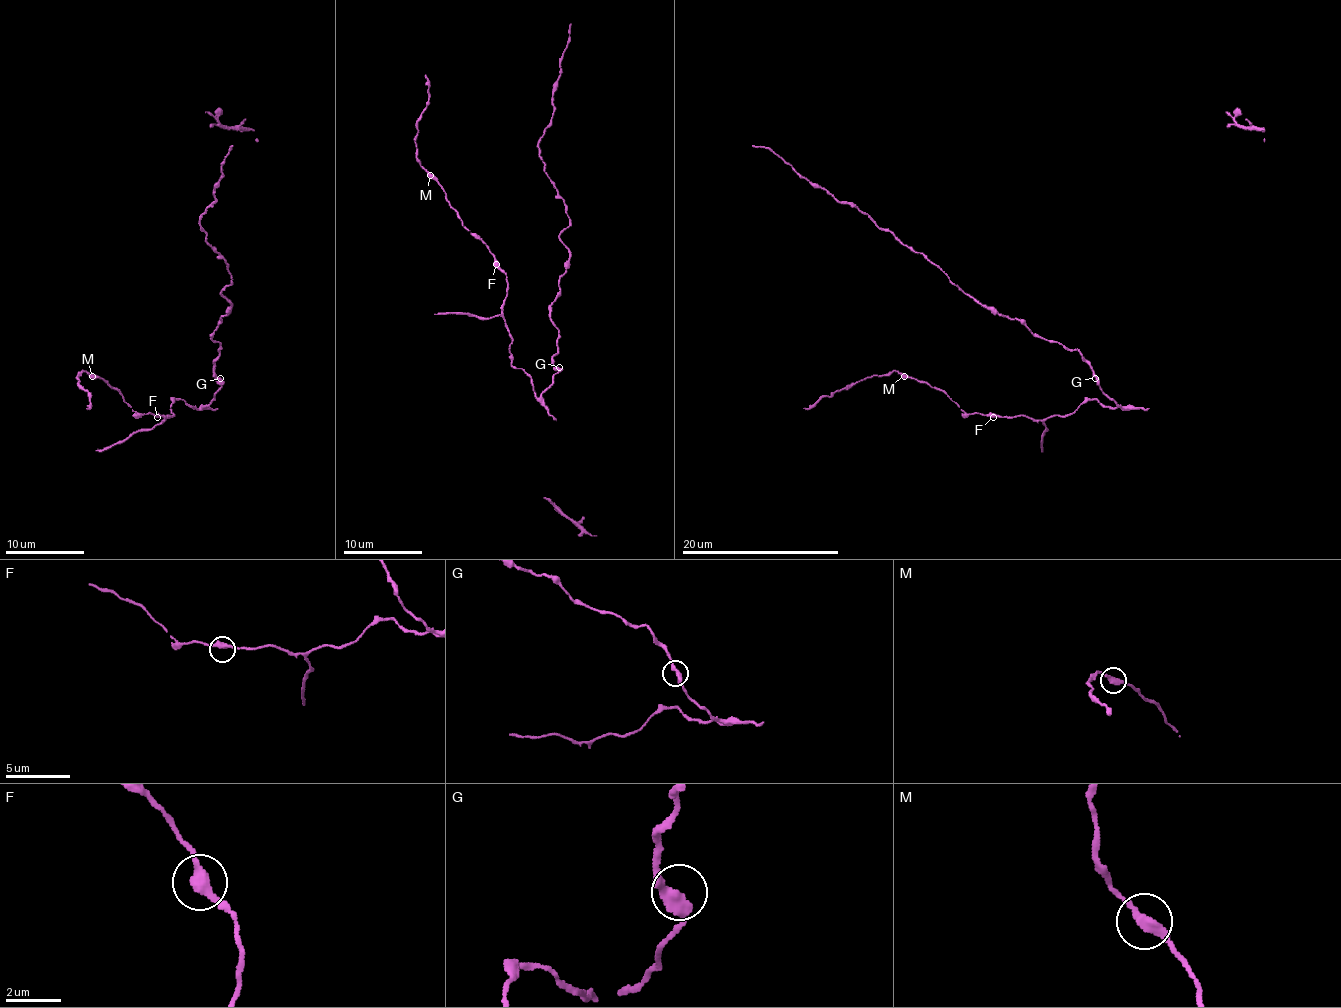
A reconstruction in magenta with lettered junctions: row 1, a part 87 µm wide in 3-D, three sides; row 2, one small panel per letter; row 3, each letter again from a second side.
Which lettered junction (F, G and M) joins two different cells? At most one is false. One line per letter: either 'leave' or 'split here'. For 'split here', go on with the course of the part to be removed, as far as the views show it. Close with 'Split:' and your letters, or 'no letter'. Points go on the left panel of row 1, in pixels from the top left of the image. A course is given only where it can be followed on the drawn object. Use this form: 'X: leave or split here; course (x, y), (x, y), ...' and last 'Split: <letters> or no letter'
F: leave
G: leave
M: split here; course (92, 376), (82, 372), (76, 378), (90, 396), (90, 406), (86, 408)
Split: M

